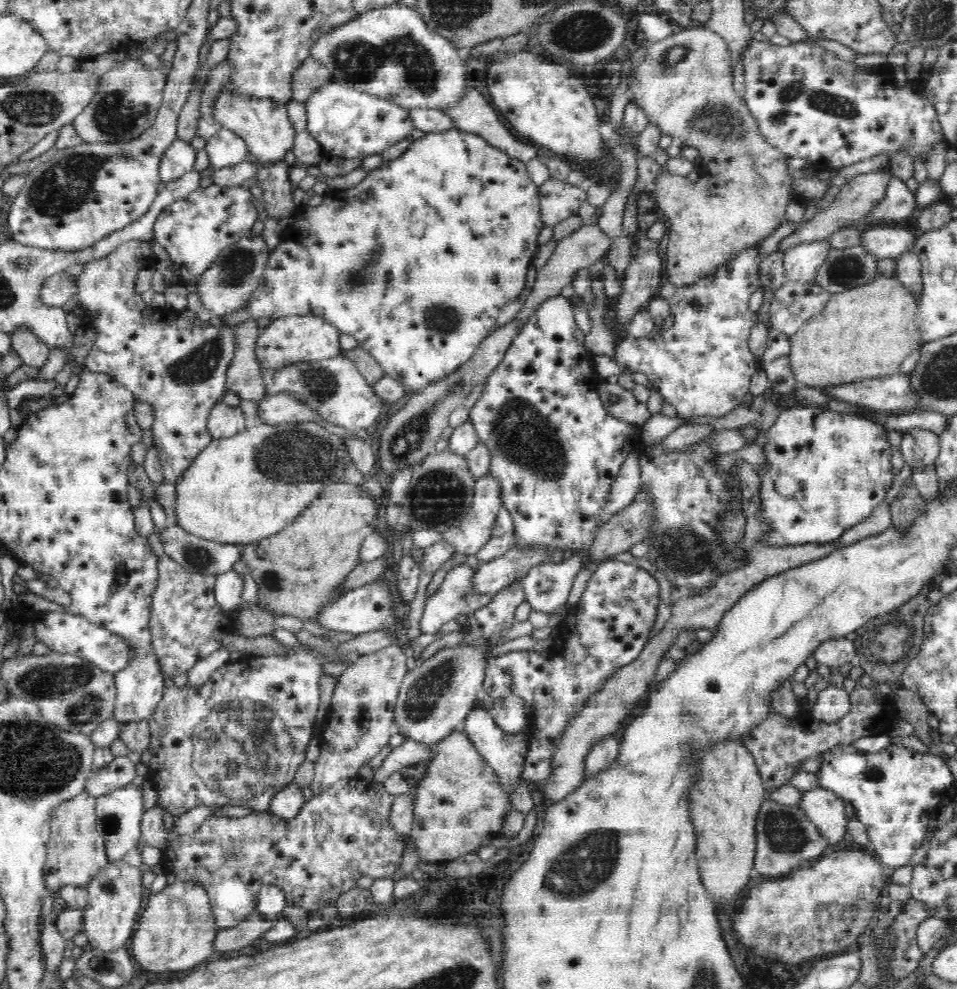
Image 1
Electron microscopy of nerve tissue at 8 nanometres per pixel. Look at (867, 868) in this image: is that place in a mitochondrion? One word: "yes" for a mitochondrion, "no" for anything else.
no

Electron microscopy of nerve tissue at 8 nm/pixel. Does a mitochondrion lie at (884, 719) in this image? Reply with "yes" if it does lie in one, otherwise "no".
no

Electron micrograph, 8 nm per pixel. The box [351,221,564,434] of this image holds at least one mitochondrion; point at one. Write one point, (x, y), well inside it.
(445, 317)

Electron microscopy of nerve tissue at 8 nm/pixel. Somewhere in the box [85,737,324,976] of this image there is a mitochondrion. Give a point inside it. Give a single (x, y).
(230, 858)

